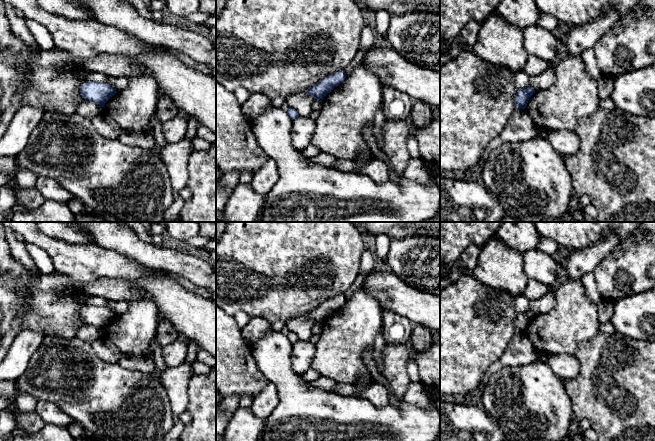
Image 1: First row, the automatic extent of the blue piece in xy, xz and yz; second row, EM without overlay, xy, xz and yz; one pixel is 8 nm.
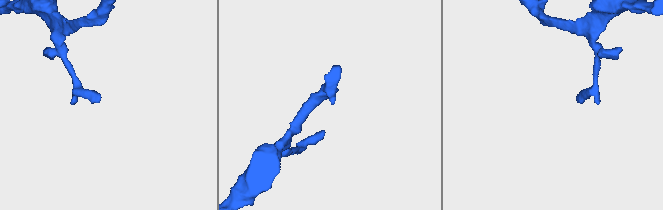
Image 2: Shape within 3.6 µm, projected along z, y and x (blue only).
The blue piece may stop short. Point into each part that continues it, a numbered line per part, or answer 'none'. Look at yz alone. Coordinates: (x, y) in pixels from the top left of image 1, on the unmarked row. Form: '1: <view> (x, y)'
none

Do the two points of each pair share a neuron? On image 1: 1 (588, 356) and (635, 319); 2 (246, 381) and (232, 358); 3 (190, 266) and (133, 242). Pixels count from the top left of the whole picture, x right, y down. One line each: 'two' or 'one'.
1: two
2: one
3: one

